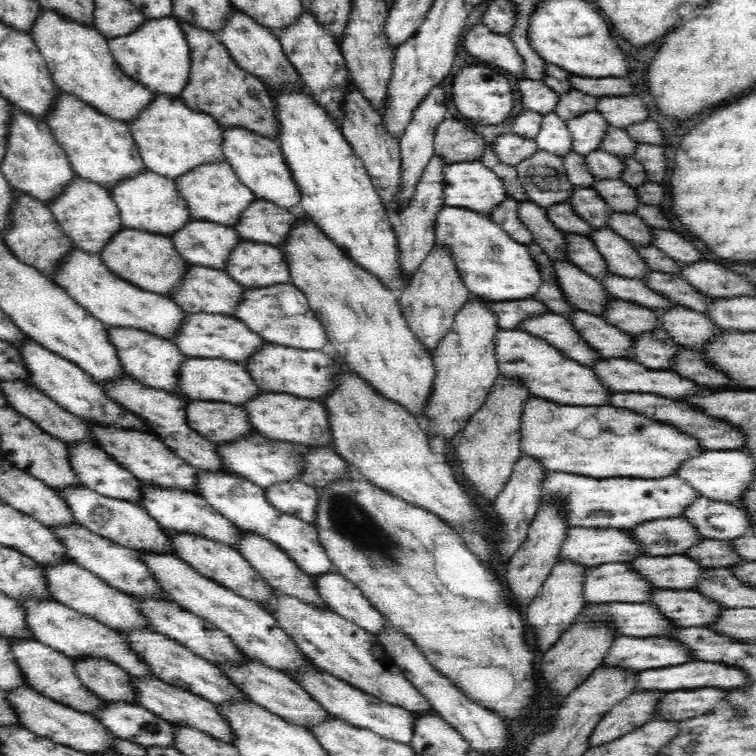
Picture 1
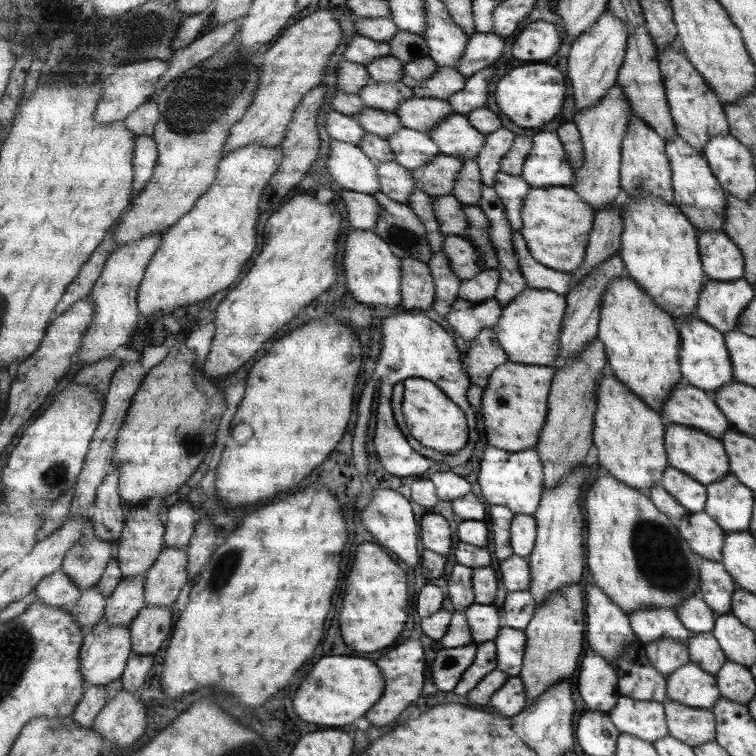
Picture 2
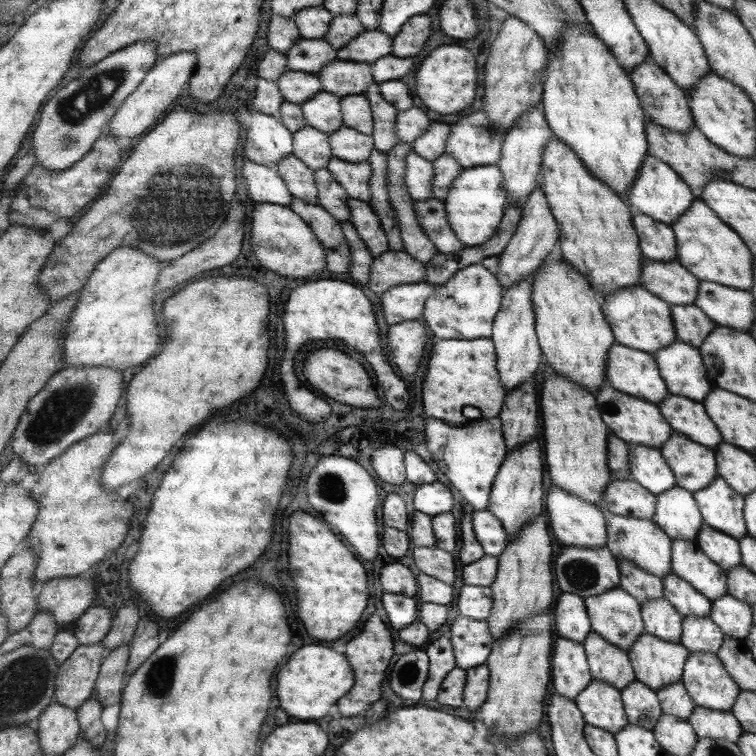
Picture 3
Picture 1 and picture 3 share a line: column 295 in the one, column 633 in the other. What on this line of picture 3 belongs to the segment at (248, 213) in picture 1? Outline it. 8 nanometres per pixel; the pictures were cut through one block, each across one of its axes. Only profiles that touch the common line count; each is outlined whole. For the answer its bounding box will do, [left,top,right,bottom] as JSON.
[633,211,679,262]

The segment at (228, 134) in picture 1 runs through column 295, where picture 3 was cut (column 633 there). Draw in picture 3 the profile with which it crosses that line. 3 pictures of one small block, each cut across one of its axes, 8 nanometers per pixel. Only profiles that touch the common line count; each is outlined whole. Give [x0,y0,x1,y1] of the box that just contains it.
[627,154,695,226]

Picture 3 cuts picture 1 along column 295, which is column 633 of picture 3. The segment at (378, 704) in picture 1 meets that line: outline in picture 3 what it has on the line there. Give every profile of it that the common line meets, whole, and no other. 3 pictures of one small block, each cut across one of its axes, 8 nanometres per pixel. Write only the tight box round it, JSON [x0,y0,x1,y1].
[583,629,636,691]

